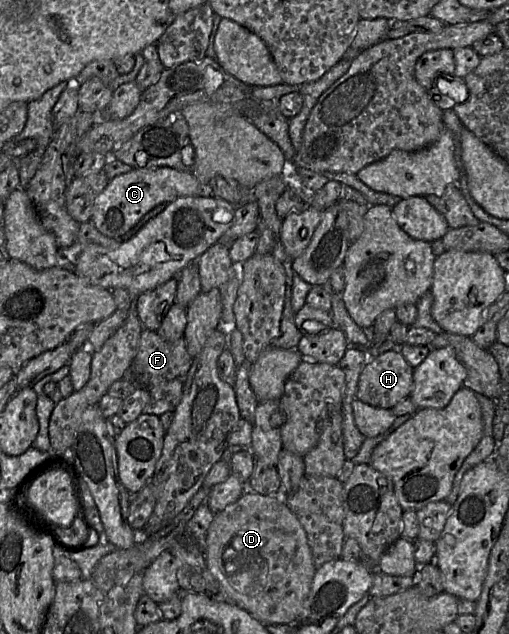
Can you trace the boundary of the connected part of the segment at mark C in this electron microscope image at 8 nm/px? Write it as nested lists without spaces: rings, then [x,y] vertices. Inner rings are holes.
[[[170,167],[132,168],[109,181],[95,200],[90,221],[101,234],[110,238],[120,237],[156,206],[185,196],[214,197],[210,185],[200,183],[191,171]]]

